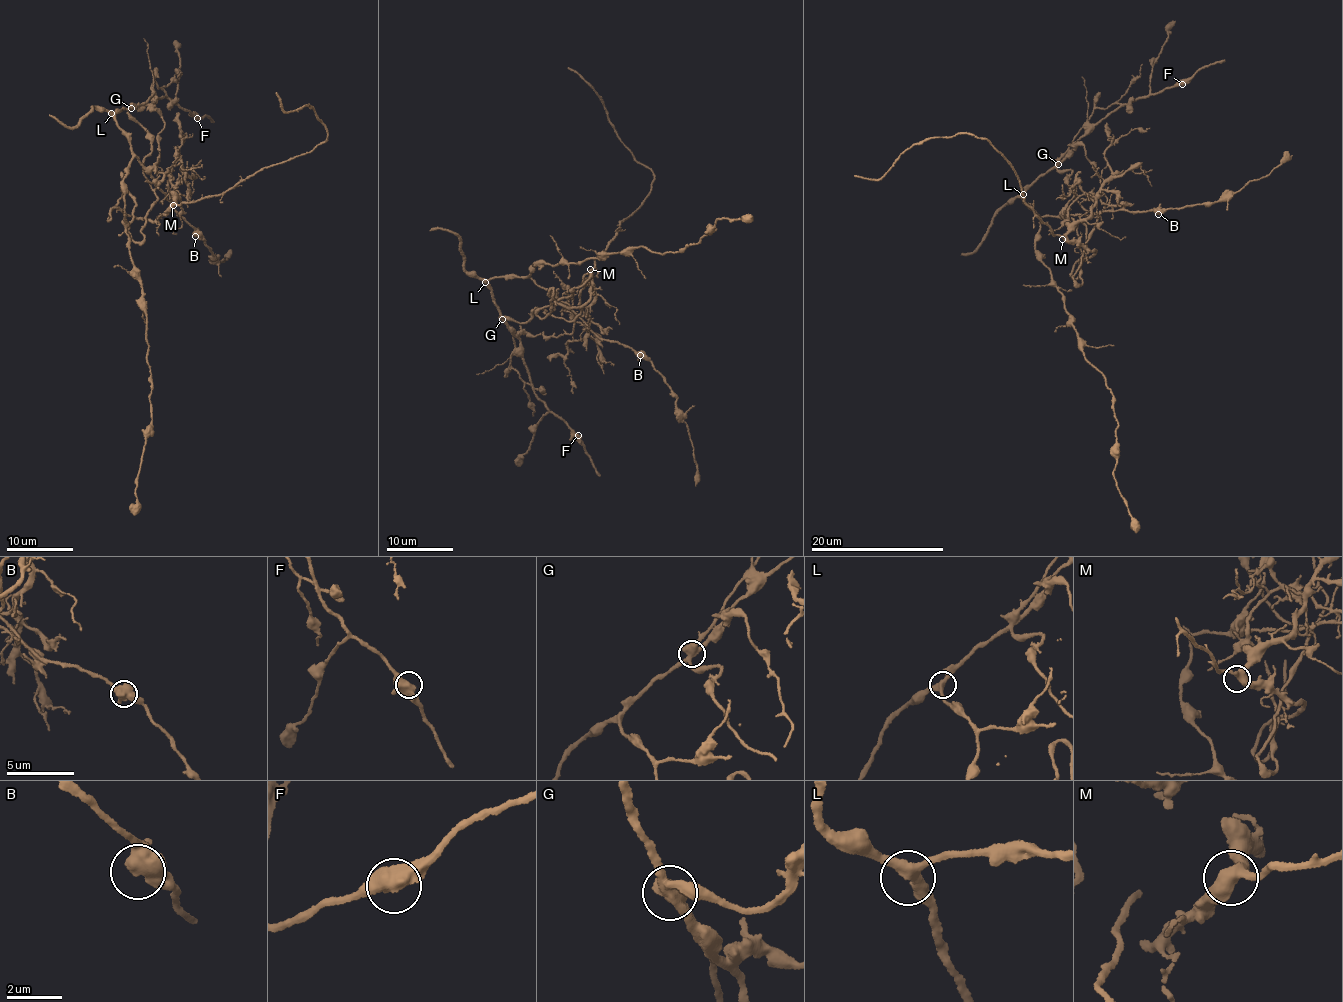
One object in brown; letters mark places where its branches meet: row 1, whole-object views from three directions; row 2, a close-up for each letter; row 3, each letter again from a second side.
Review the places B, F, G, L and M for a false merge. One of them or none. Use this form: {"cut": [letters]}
{"cut": ["G"]}

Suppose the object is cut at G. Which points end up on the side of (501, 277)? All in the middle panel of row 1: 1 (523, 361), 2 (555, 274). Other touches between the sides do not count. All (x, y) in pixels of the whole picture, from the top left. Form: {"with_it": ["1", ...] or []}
{"with_it": ["1"]}

